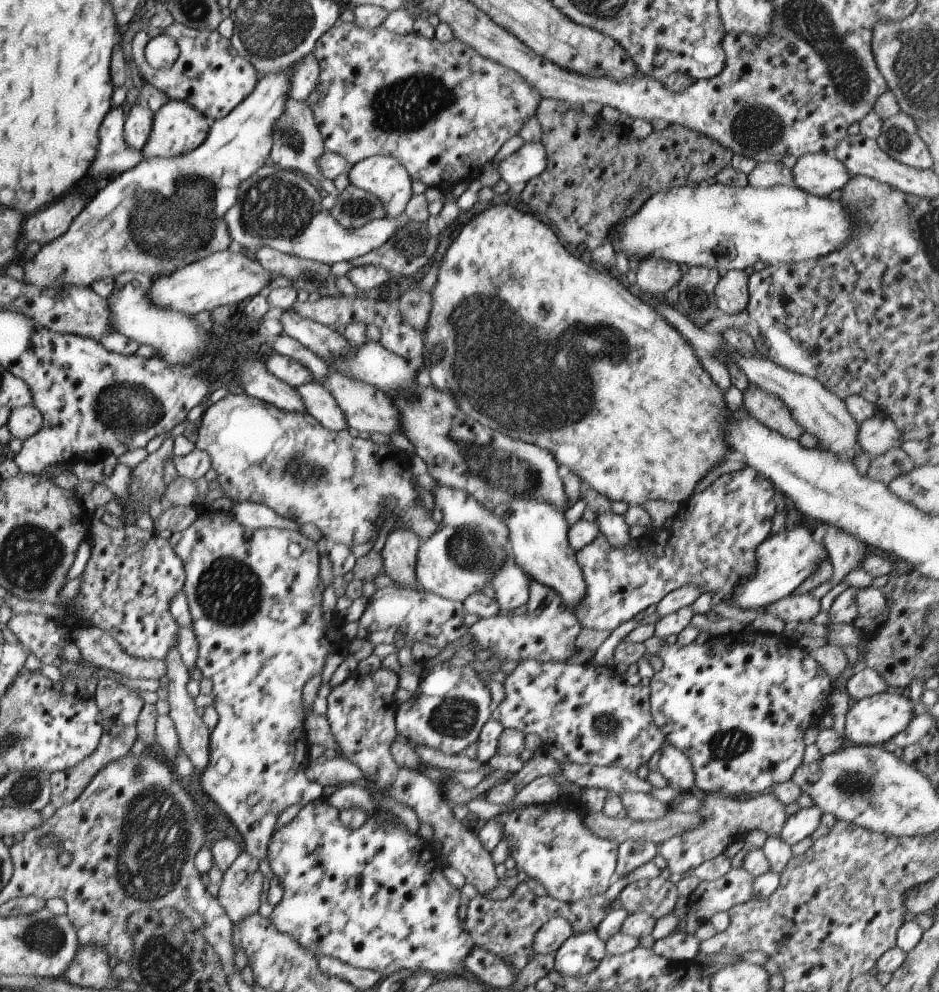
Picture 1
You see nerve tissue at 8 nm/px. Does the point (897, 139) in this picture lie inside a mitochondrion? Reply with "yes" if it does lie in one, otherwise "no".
yes

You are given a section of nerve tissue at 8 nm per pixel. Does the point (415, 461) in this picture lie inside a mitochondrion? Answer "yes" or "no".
no

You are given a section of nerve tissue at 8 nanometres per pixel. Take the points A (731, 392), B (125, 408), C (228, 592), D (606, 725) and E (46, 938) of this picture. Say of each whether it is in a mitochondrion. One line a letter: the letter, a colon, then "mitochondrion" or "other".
A: other
B: mitochondrion
C: mitochondrion
D: mitochondrion
E: mitochondrion

